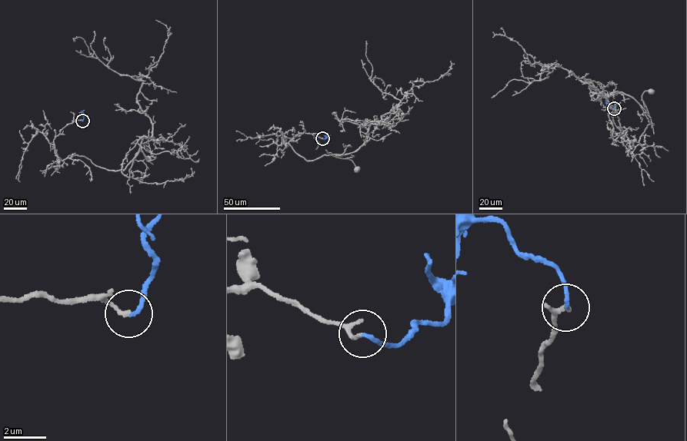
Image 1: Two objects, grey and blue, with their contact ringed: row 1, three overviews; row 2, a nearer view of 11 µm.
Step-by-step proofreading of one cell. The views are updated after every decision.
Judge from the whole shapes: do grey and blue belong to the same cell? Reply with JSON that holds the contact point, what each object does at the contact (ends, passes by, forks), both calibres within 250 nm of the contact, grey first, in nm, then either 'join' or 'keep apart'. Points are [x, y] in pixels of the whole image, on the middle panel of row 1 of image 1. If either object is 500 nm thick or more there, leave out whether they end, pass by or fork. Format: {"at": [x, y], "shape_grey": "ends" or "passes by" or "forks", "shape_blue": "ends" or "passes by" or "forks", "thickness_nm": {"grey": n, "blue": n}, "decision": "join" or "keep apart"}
{"at": [322, 138], "shape_grey": "ends", "shape_blue": "ends", "thickness_nm": {"grey": 170, "blue": 190}, "decision": "join"}

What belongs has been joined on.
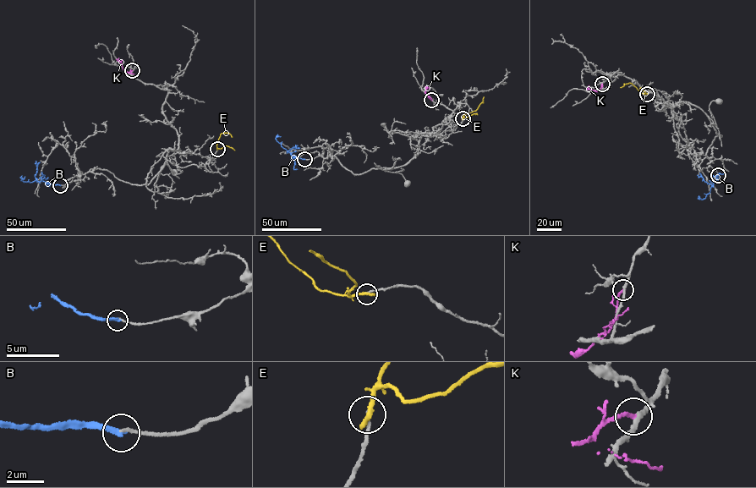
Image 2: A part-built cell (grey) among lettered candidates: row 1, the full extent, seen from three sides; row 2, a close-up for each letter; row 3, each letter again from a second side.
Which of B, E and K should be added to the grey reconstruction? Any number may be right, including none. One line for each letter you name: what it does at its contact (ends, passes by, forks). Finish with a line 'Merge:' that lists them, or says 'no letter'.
Merge: no letter

